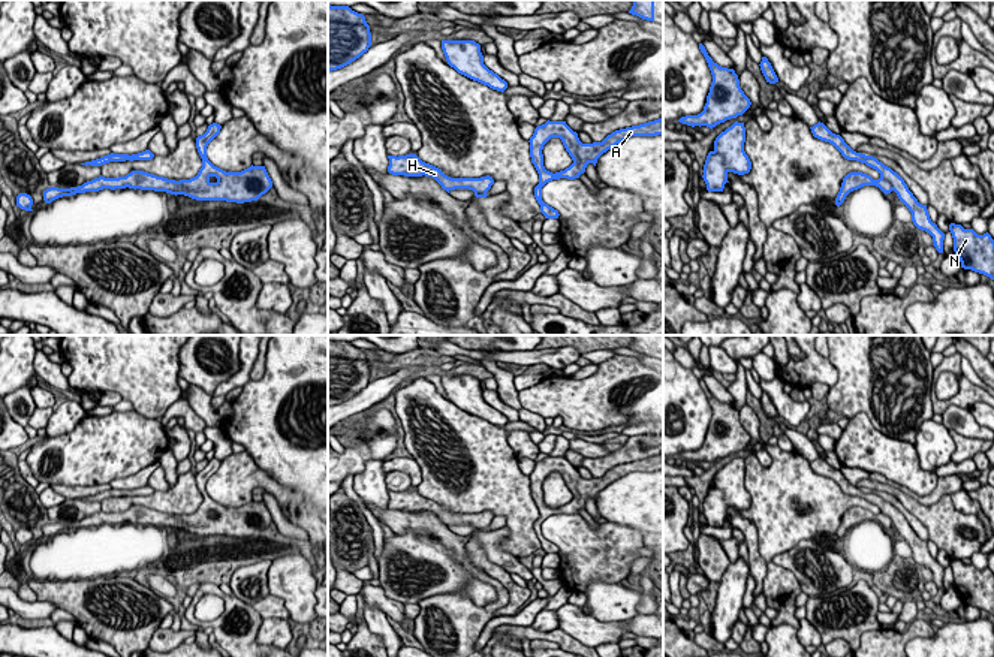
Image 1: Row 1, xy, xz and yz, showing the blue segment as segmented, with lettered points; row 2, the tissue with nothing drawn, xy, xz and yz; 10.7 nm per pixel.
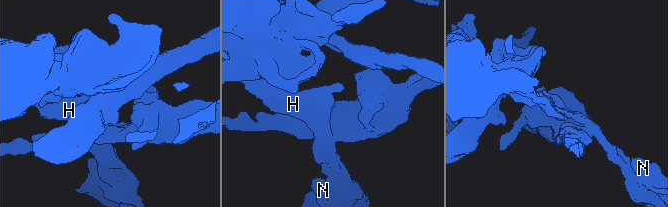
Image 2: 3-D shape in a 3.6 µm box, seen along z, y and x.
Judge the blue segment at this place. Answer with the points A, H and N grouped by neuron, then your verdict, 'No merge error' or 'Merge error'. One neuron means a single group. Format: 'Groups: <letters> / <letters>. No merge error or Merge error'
Groups: A H N. No merge error

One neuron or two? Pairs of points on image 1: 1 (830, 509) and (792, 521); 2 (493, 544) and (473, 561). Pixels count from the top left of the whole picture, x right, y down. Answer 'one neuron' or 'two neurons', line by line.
1: one neuron
2: two neurons

